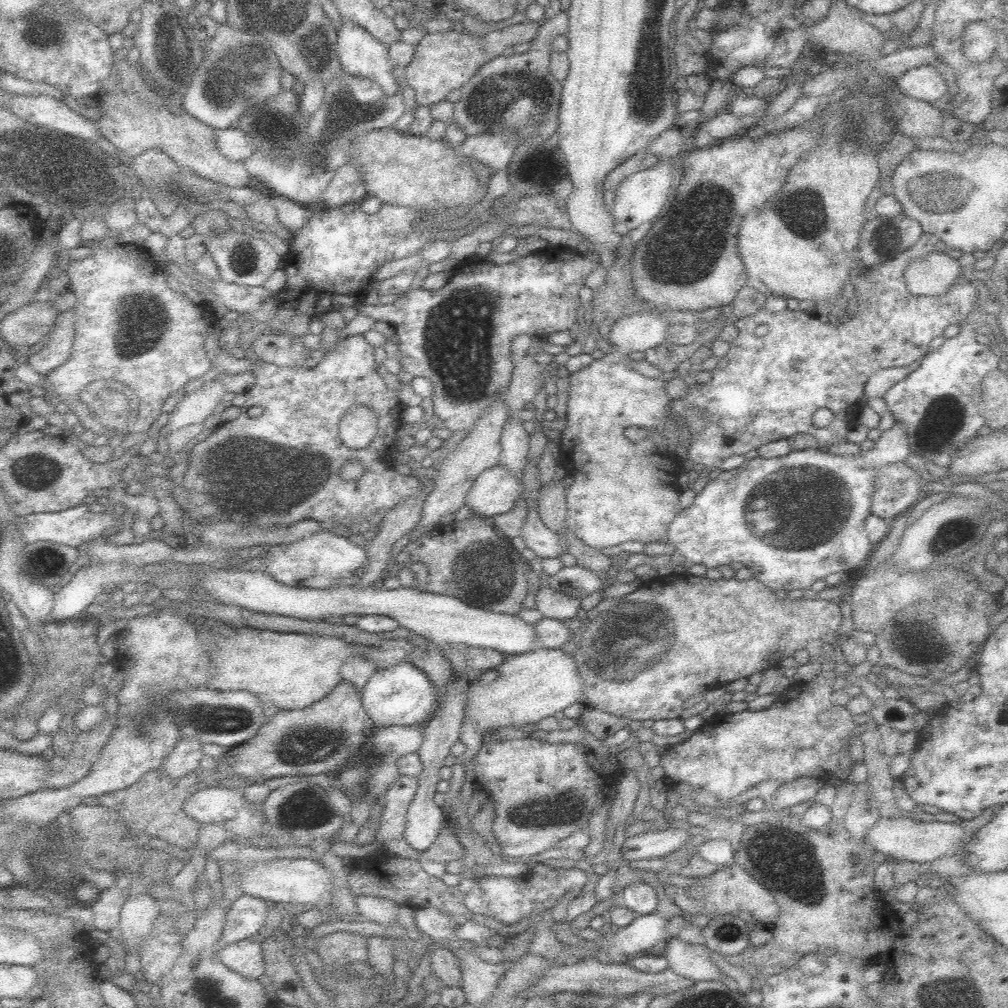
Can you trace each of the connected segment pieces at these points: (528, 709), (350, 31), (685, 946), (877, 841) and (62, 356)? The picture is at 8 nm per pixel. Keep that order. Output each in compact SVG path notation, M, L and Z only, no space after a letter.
M532 649L516 656L508 656L495 669L500 676L493 682L483 684L478 677L472 679L465 708L465 720L472 721L485 736L489 736L499 727L519 727L524 724L539 723L543 718L554 717L557 712L584 700L583 681L578 675L576 662L572 656L564 654L562 650Z
M344 22L337 29L336 52L339 56L341 67L352 76L365 76L373 80L388 95L399 94L398 79L392 74L394 68L389 57L389 46L376 40L365 28L352 22Z
M676 936L665 940L665 953L668 967L679 976L690 979L693 983L703 980L716 980L723 977L716 957L702 945L684 942Z
M913 814L904 817L881 817L867 833L865 844L884 856L908 862L932 862L944 854L954 854L966 841L962 826L948 822L923 822Z
M72 309L59 314L49 337L51 339L46 342L46 346L38 347L38 351L25 359L27 364L41 375L47 375L58 366L65 364L71 356L74 338Z

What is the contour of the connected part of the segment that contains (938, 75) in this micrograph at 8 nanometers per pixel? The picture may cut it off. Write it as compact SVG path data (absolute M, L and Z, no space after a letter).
M925 64L907 70L896 79L899 89L918 100L934 102L944 96L947 84L941 69L934 64Z

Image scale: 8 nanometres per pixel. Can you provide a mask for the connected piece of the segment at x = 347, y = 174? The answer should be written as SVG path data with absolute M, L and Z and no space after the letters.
M348 162L335 169L334 176L320 199L321 206L332 209L334 206L347 203L361 203L368 195L364 188L364 179L360 174L360 169L354 168L354 163Z

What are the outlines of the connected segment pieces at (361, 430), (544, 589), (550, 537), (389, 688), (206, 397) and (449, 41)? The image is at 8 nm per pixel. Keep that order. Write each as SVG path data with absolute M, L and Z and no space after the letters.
M356 405L340 422L340 440L352 450L368 447L377 434L377 416L370 407Z
M542 584L535 597L535 608L542 613L544 618L565 621L576 616L580 610L580 600Z
M526 499L526 502L529 504L528 514L520 526L520 536L525 546L542 559L559 557L563 552L559 535L546 527L539 517L537 499Z
M404 660L390 668L377 669L361 691L361 700L376 730L390 726L423 726L432 716L440 693L428 675Z
M219 379L204 382L200 389L183 396L176 409L169 414L169 421L159 436L167 436L180 427L203 423L213 414L225 394L224 385Z
M443 30L428 33L417 44L413 59L404 67L404 77L408 86L415 90L416 106L430 107L441 102L448 92L460 91L462 84L466 84L478 68L486 64L486 53L482 49L483 38L462 32Z

